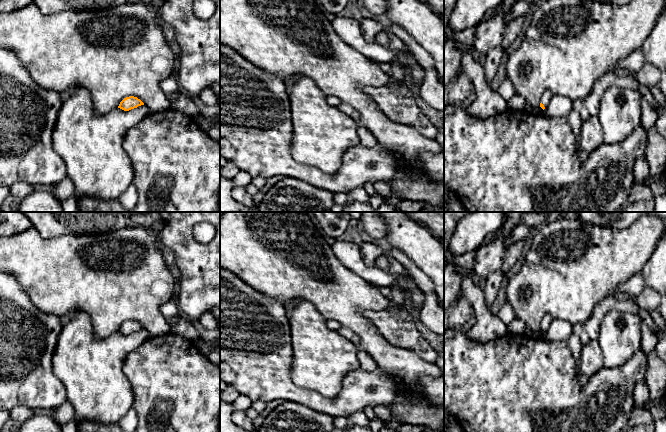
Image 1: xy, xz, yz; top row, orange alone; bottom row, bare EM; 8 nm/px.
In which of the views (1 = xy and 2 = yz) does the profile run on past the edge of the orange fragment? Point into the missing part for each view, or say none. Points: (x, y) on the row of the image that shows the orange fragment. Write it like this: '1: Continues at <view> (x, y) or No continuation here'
1: No continuation here
2: Continues at yz (547, 95)

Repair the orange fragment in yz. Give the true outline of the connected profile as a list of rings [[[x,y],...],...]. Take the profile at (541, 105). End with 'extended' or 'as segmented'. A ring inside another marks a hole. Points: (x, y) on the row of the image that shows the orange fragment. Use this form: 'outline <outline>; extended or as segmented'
outline [[[545,91],[543,93],[542,99],[541,99],[541,103],[540,103],[540,107],[544,110],[550,103],[551,99],[555,96],[555,94],[553,94],[550,91]]]; extended

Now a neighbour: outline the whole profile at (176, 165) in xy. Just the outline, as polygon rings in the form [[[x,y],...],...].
[[[172,108],[162,112],[149,113],[136,125],[127,130],[122,146],[132,163],[132,184],[136,187],[138,192],[136,206],[131,210],[127,210],[122,206],[118,199],[98,200],[82,198],[78,200],[79,212],[220,212],[220,144],[213,140],[208,133],[200,127],[199,119],[190,117],[185,113]]]

